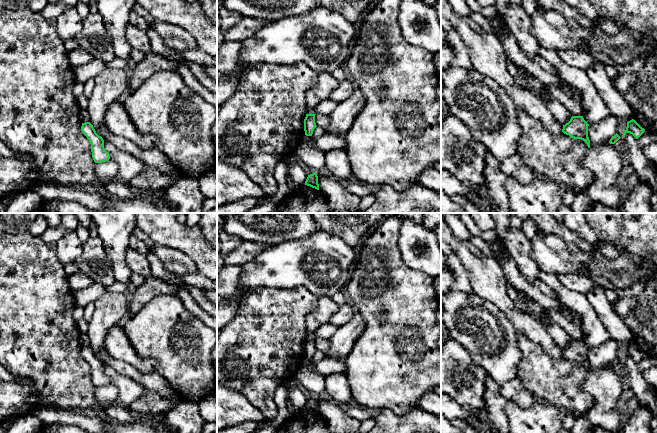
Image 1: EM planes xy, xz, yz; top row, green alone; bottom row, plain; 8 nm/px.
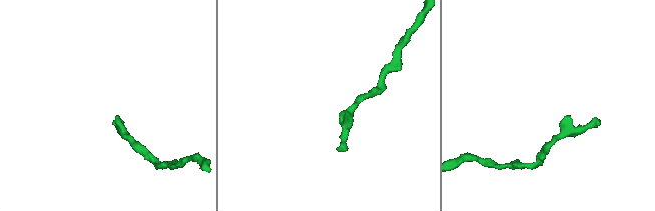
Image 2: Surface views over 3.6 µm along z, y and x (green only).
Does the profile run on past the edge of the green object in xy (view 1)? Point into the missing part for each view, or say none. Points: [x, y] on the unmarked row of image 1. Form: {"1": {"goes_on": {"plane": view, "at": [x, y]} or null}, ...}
{"1": {"goes_on": null}}

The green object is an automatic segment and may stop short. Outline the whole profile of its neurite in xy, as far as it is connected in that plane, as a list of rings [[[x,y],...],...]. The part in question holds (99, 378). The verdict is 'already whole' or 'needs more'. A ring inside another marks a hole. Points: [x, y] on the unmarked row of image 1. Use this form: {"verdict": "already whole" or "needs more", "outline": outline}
{"verdict": "already whole", "outline": [[[90,346],[82,347],[82,357],[91,368],[92,382],[95,387],[106,386],[110,383],[109,377],[104,372],[104,364],[99,360]]]}

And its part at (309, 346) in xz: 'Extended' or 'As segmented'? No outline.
As segmented

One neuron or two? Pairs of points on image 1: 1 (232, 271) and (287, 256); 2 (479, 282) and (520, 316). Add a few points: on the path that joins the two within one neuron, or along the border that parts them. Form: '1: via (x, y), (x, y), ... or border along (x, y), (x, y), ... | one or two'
1: border along (240, 265), (242, 268), (242, 292) | two
2: via (489, 289), (510, 310) | one

